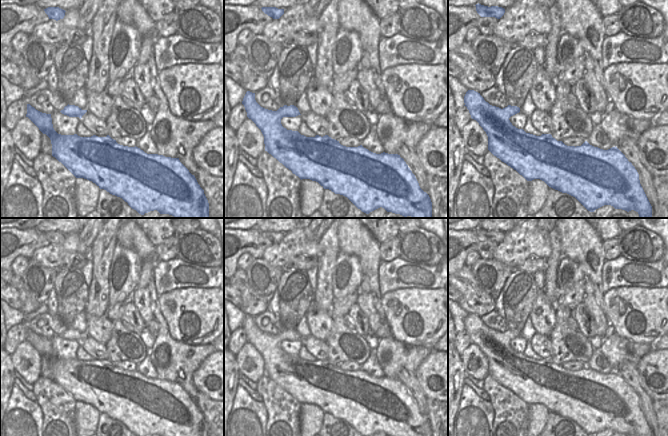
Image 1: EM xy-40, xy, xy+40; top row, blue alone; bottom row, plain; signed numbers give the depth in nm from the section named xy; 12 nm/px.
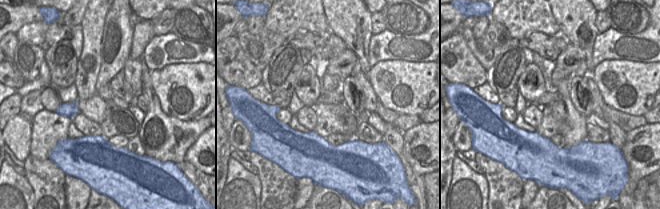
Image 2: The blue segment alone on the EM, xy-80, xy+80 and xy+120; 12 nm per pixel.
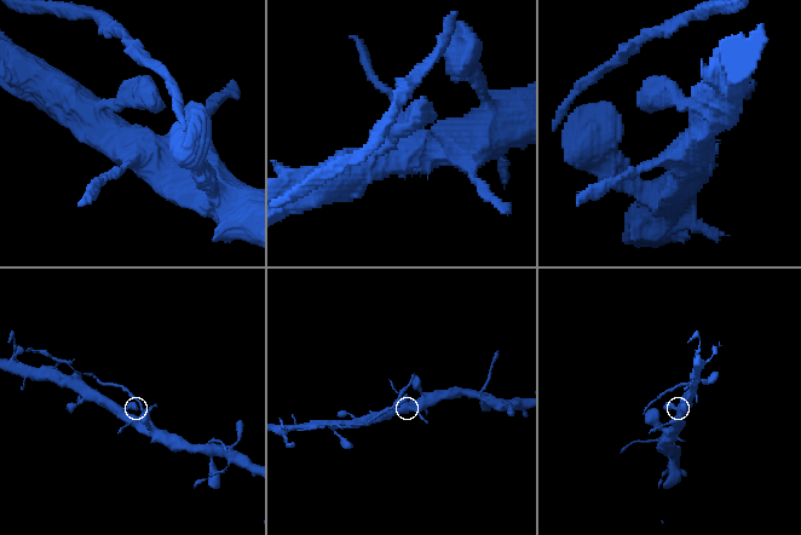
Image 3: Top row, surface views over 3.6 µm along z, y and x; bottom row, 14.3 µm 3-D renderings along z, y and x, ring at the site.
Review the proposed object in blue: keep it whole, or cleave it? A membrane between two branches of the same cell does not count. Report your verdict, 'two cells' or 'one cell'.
one cell

